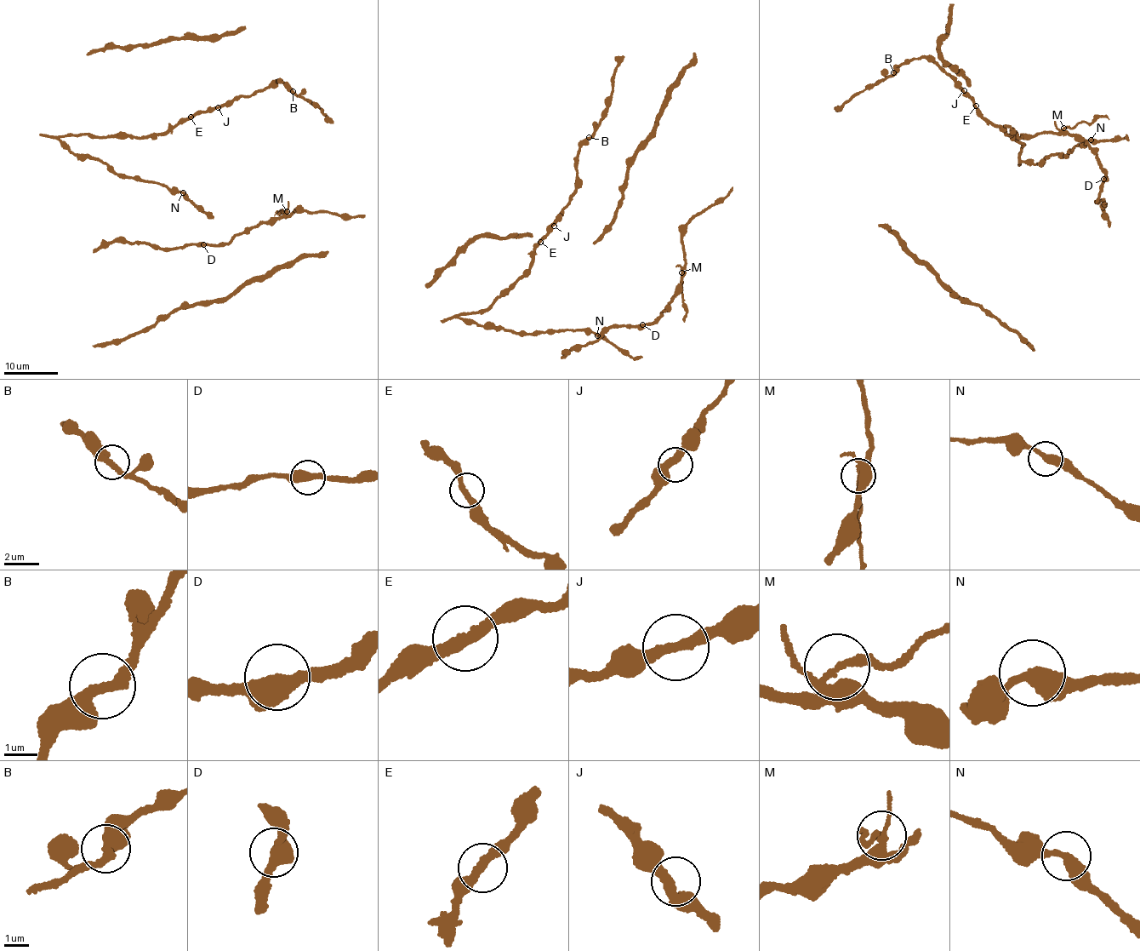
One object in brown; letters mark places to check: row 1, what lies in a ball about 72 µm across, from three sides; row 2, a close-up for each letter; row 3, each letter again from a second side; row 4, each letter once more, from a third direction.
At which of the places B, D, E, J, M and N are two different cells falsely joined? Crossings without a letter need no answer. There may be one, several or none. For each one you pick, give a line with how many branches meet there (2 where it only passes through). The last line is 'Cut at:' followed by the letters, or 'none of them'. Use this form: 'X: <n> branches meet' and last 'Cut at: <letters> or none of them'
M: 3 branches meet
Cut at: M

